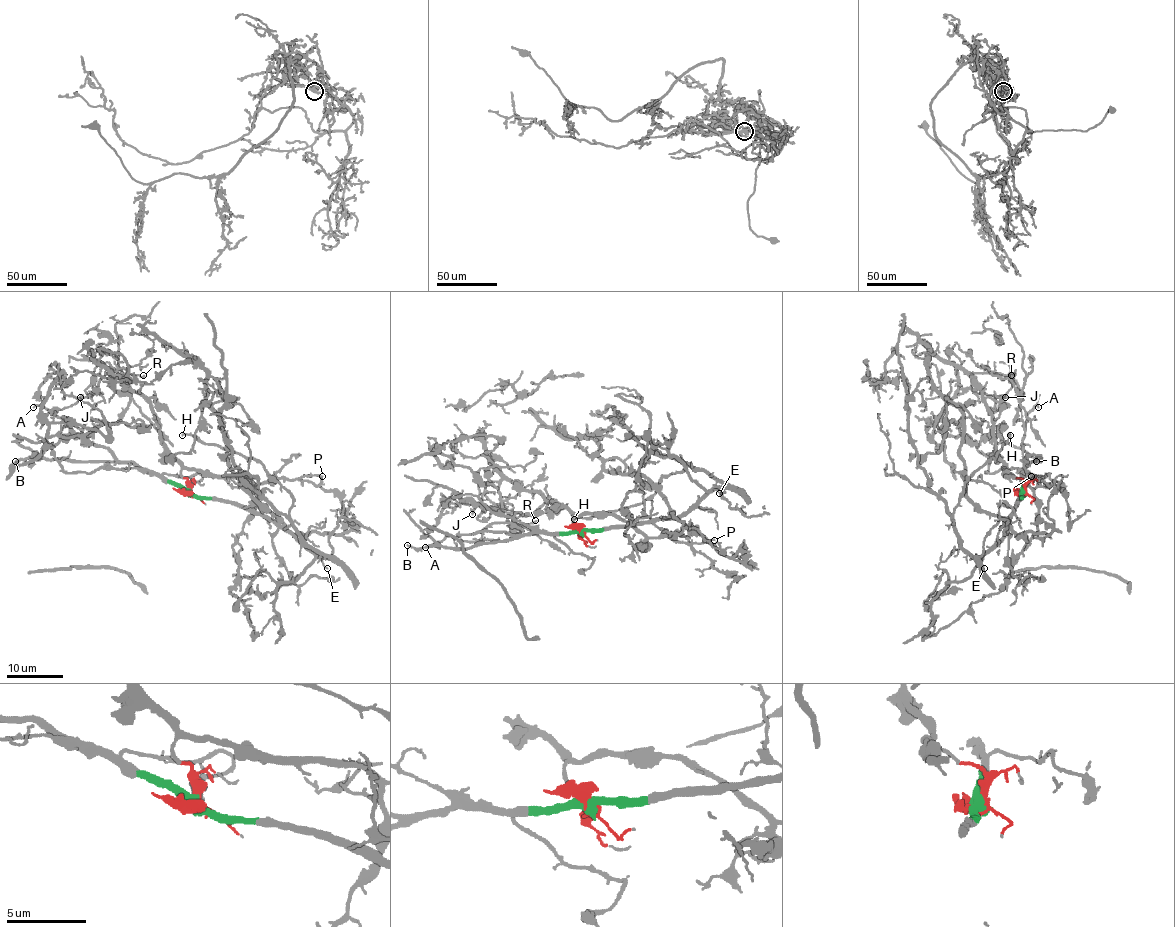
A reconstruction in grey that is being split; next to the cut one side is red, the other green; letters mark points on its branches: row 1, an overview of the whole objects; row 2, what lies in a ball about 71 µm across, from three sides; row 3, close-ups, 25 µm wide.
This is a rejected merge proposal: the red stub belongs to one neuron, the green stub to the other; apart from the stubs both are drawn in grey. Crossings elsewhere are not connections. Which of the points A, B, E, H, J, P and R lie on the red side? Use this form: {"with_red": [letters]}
{"with_red": ["J", "P", "R"]}

